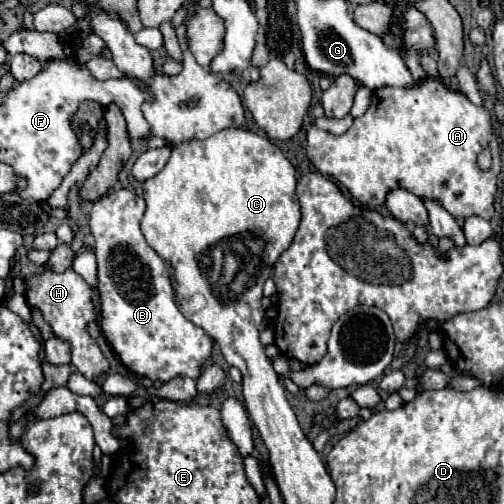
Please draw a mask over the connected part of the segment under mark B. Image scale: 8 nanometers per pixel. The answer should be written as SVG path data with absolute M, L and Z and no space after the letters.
M127 189L111 191L93 203L89 225L95 237L95 253L97 253L97 291L101 299L101 331L129 371L149 377L151 381L159 379L163 383L167 383L173 377L197 379L201 375L203 365L211 359L213 339L205 333L205 329L193 325L177 309L175 289L171 283L173 277L171 267L163 257L159 257L147 245L139 229L143 213L145 213L145 201Z

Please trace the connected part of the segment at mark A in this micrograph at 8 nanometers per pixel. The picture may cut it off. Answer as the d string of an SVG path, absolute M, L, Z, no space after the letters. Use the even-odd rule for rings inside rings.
M423 79L409 89L383 87L373 93L367 113L353 121L353 127L343 135L331 135L317 127L307 131L307 157L319 173L337 179L345 185L355 199L367 207L379 207L385 203L385 193L395 187L405 187L417 197L435 197L455 217L479 215L491 219L493 199L497 191L497 175L501 169L499 143L493 135L491 115L483 107L475 107L463 93L447 89L439 79ZM483 147L491 147L493 167L489 171L479 169L477 157Z

